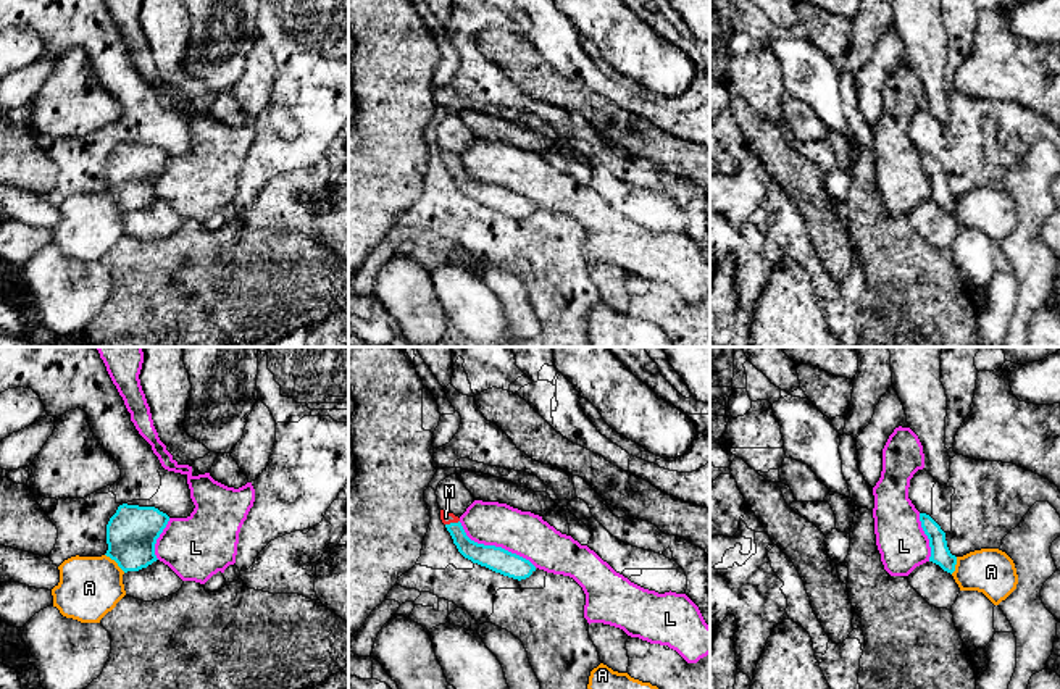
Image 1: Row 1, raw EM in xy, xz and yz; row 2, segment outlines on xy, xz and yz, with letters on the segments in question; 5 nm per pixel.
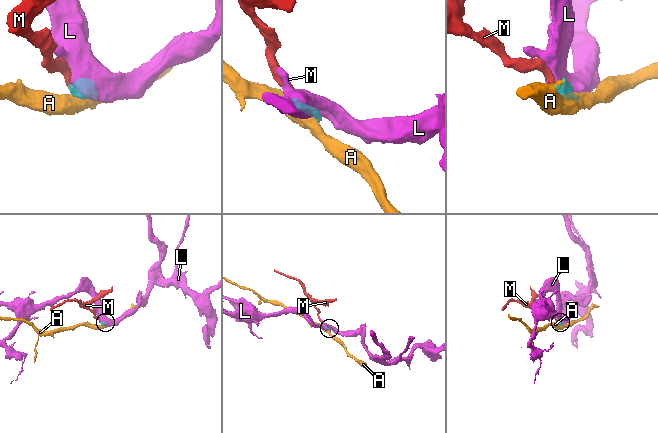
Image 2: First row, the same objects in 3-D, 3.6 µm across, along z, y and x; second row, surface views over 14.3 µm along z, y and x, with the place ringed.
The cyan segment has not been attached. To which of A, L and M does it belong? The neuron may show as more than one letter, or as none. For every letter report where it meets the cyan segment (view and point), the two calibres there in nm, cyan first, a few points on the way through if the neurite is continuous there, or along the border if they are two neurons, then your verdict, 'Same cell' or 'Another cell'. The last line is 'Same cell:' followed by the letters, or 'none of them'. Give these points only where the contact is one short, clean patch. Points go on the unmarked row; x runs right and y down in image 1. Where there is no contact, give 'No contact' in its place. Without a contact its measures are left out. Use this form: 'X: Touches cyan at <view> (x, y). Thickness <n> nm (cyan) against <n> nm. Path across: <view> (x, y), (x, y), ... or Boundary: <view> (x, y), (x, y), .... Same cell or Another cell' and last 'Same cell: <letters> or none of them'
A: Touches cyan at xy (115, 199). Thickness 260 nm (cyan) against 300 nm. Boundary: xy (105, 192), (125, 210). Another cell
L: Touches cyan at xz (494, 184). Thickness 120 nm (cyan) against 220 nm. Another cell
M: Touches cyan at xz (452, 162). Thickness 110 nm (cyan) against 60 nm. Path across: xz (486, 194), (475, 191), (452, 162), (446, 155). Same cell
Same cell: M

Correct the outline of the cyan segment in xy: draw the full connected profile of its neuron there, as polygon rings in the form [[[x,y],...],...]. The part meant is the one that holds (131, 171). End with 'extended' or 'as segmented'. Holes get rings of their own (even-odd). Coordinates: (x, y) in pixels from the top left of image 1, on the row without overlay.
[[[123,142],[106,163],[106,195],[127,210],[139,210],[156,200],[155,182],[169,155],[155,145]]] | as segmented

